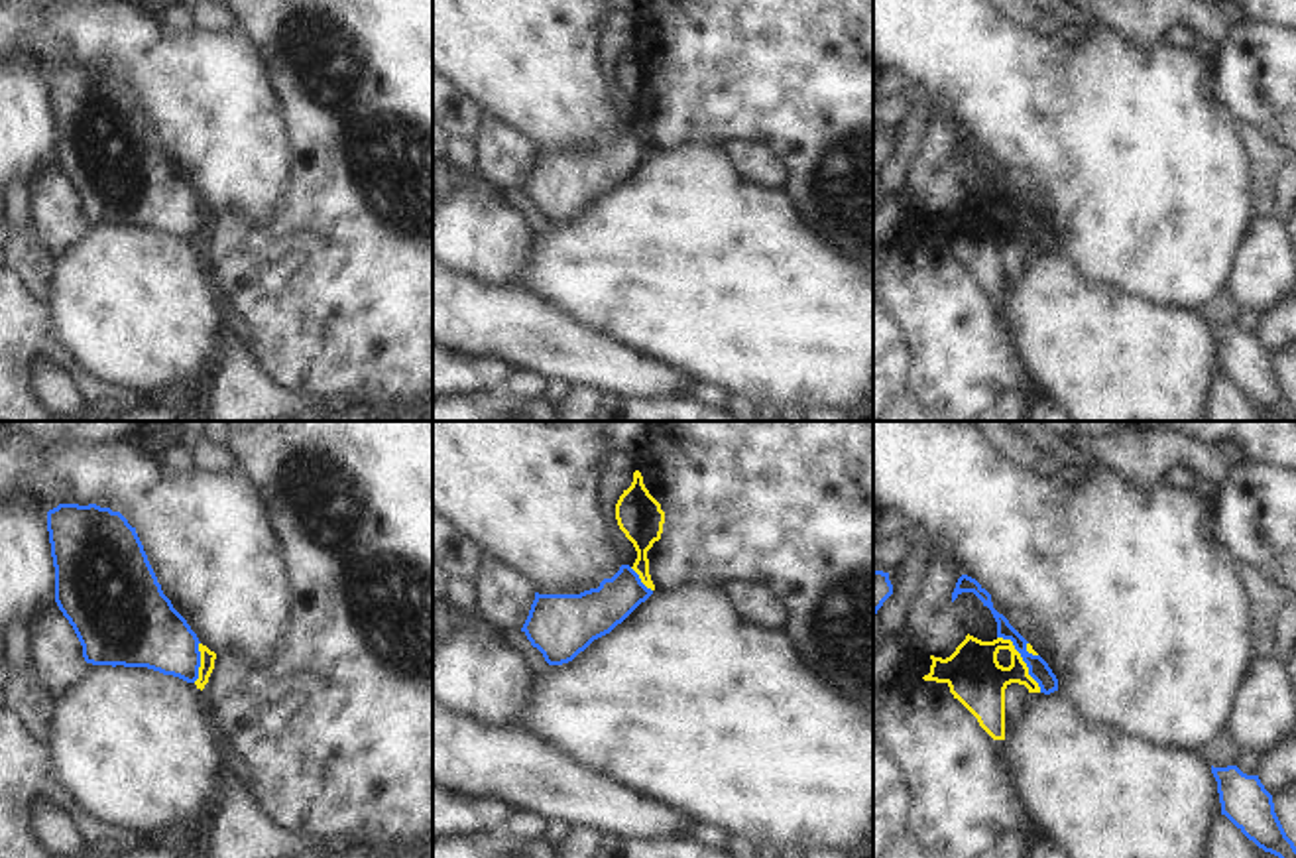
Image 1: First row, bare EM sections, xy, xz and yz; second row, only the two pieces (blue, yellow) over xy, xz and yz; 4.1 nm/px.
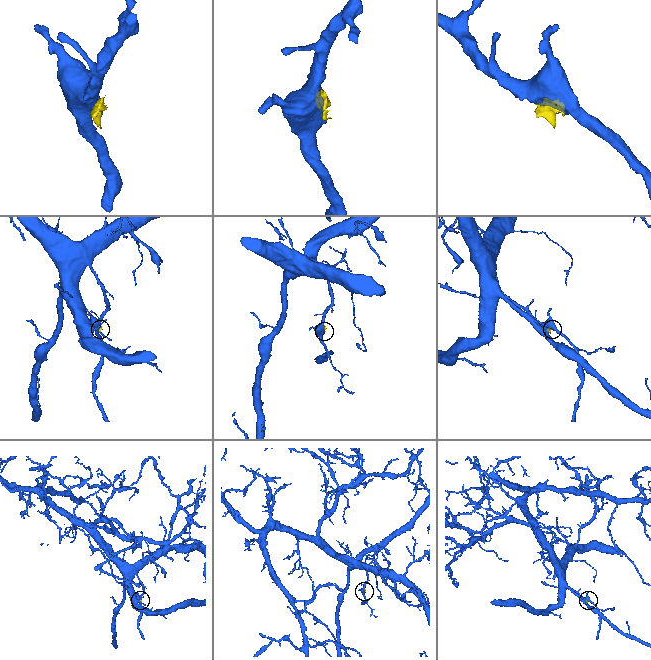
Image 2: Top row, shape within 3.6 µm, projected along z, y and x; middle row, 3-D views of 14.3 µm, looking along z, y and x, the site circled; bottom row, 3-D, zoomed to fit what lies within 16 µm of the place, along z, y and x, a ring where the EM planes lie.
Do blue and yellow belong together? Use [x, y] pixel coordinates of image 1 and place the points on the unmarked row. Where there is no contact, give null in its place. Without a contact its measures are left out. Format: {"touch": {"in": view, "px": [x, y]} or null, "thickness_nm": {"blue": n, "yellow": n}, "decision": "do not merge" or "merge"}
{"touch": {"in": "yz", "px": [1023, 219]}, "thickness_nm": {"blue": 90, "yellow": 220}, "decision": "do not merge"}

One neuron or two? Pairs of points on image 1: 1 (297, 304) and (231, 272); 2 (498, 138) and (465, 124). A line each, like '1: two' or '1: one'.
1: one
2: two

